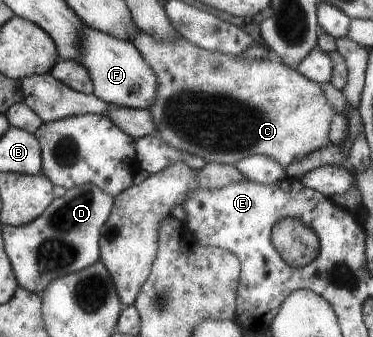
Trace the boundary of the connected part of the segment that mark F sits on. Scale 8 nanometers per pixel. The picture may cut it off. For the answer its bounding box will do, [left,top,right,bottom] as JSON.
[81,27,157,109]

